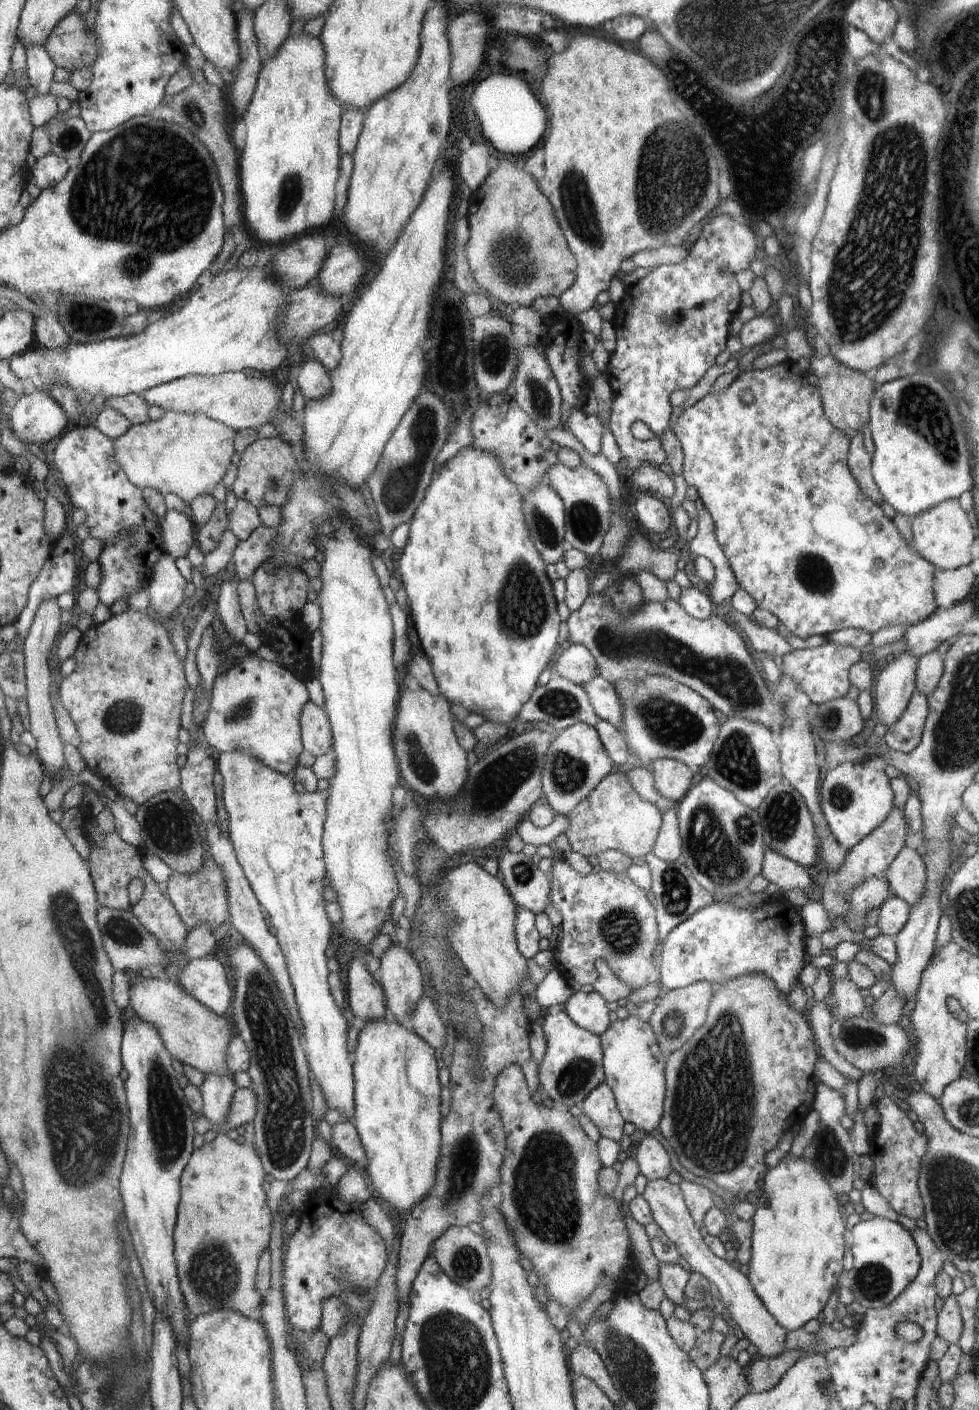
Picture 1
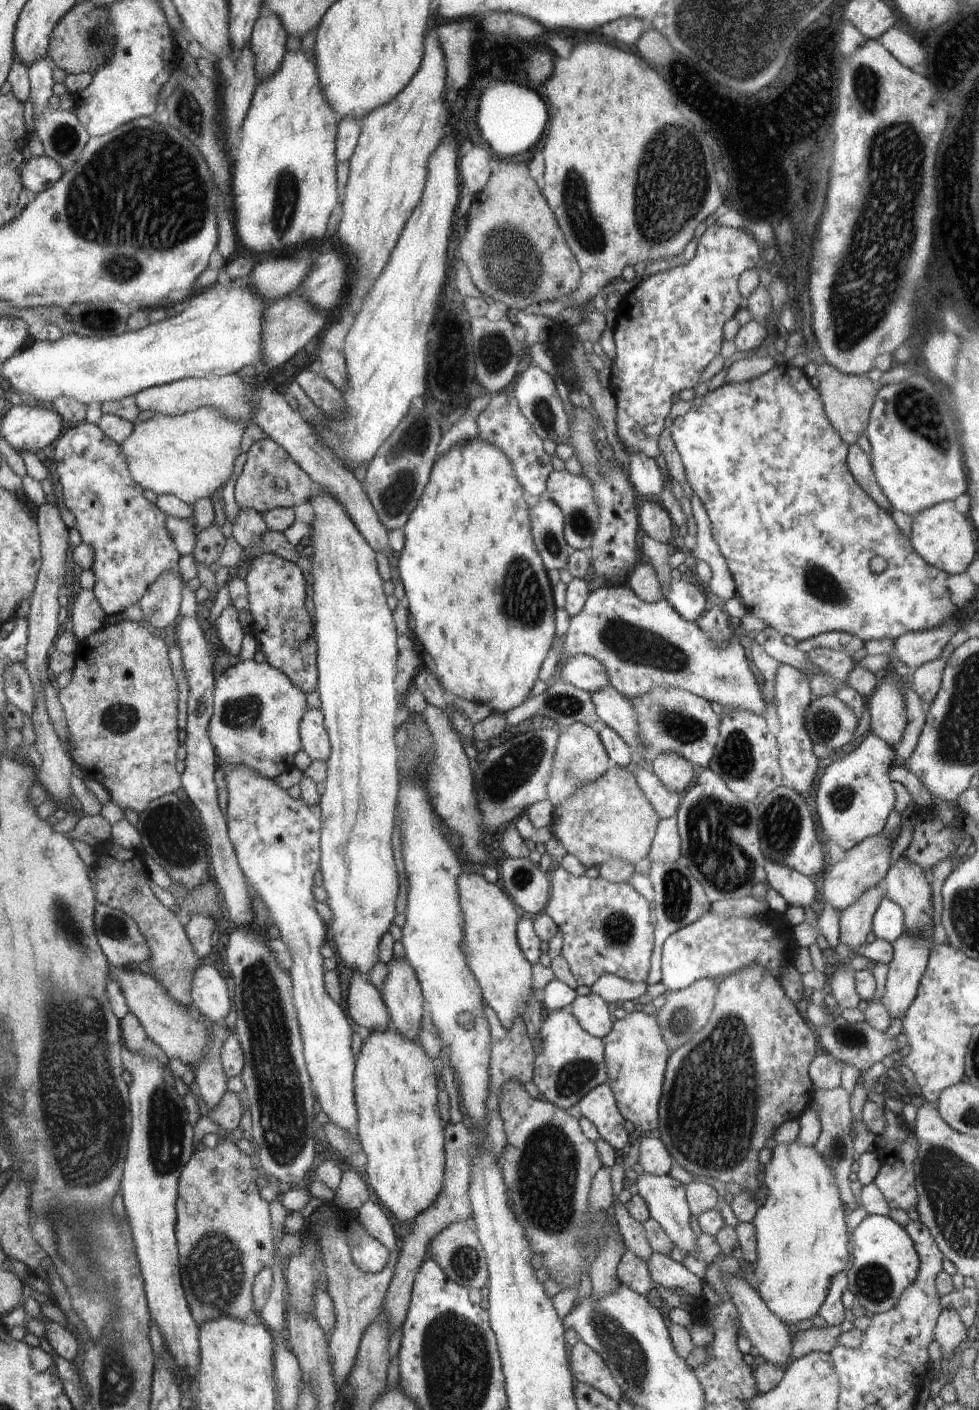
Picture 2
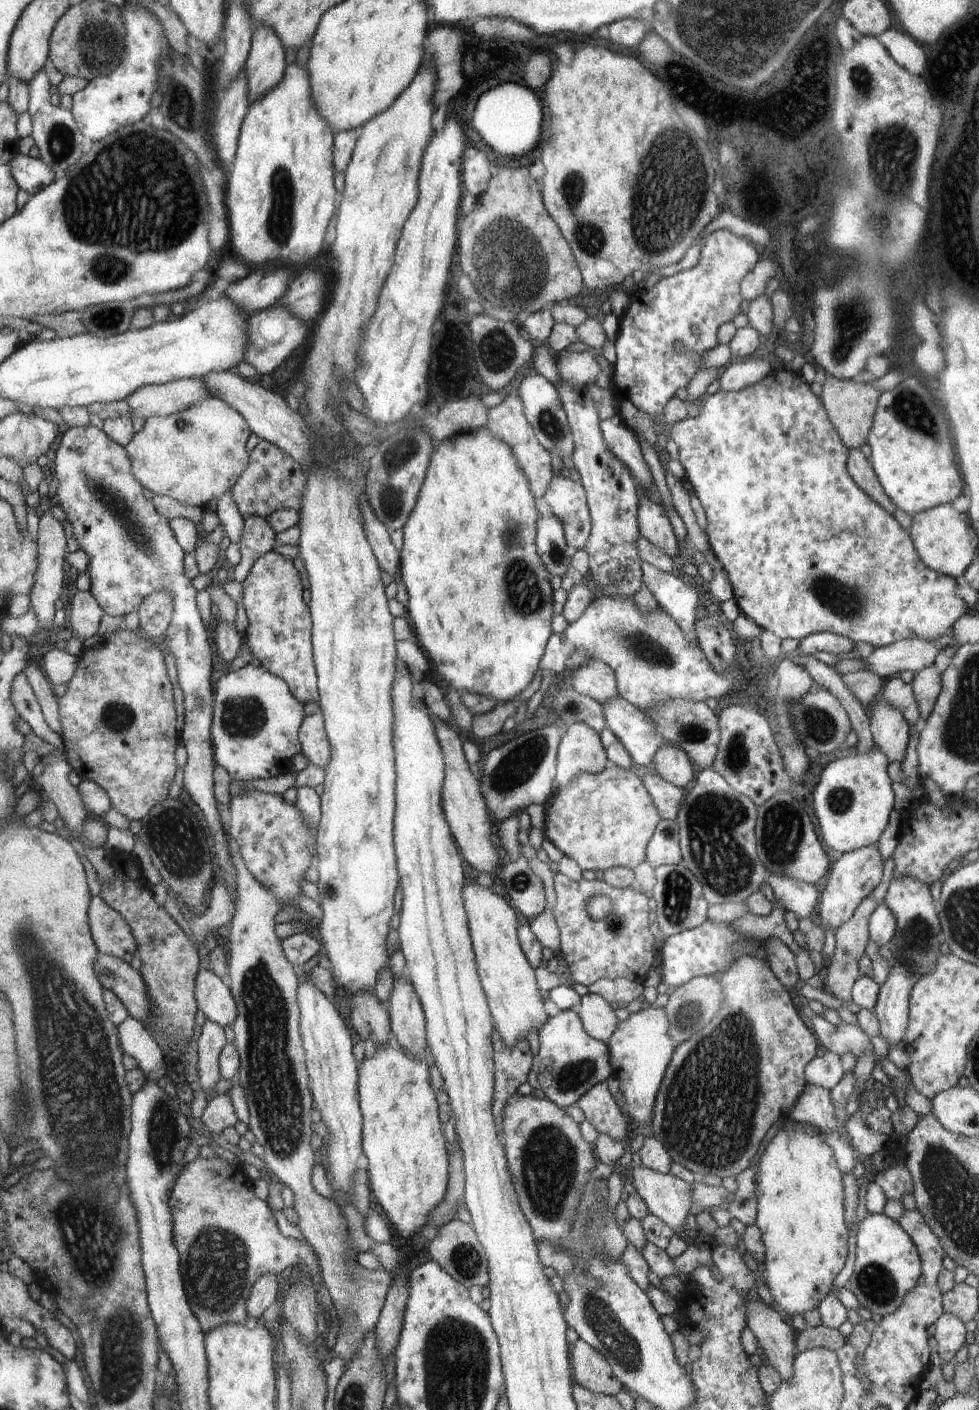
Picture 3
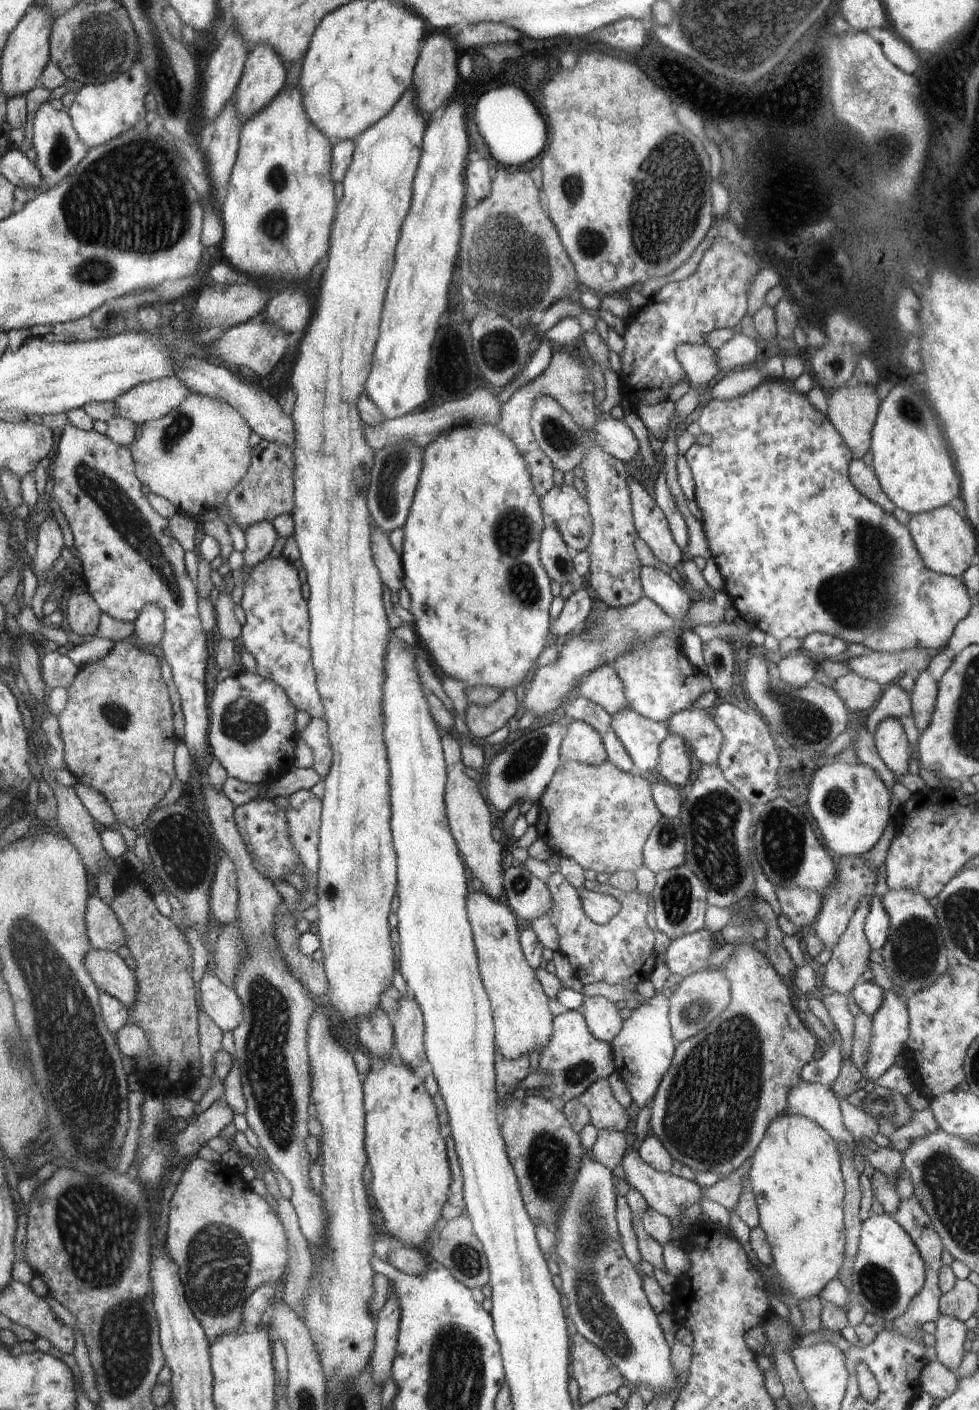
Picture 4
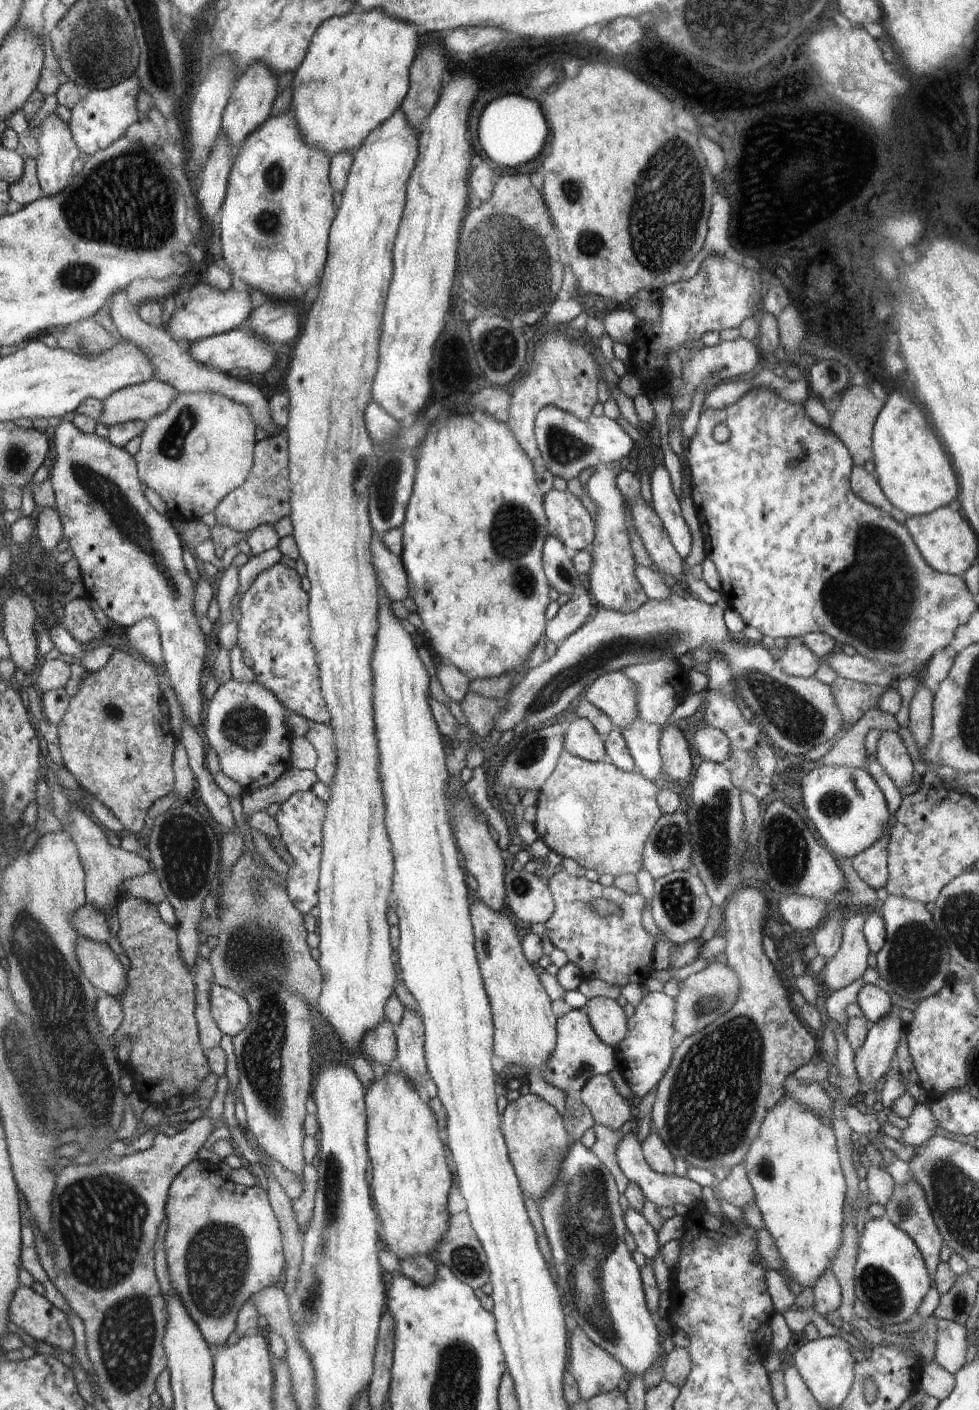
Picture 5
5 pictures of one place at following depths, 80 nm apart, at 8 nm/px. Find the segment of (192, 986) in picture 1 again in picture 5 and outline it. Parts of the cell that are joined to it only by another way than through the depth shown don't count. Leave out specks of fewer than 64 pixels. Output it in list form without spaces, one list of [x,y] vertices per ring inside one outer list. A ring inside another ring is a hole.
[[[214,982],[209,999],[214,1022],[222,1034],[233,1037],[248,1026],[250,1007],[241,994]]]

